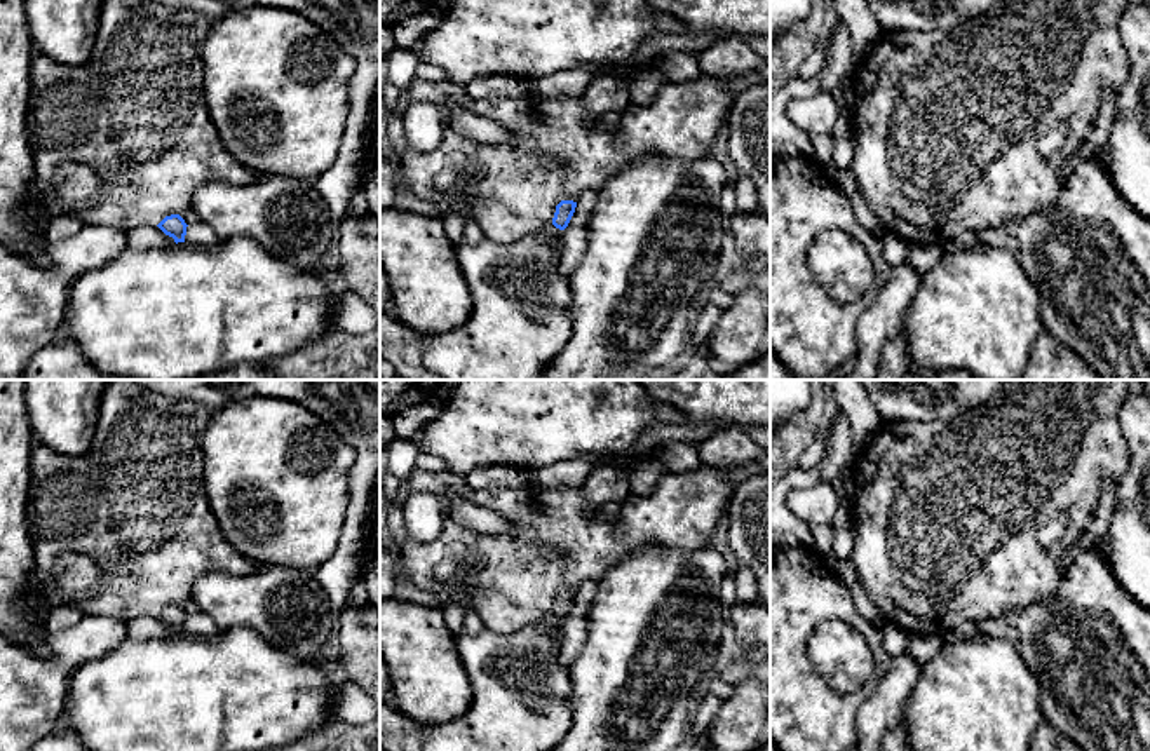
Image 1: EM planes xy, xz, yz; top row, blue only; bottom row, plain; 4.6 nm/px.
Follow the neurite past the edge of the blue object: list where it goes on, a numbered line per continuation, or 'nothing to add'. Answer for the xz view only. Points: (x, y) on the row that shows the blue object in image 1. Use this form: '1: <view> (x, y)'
1: xz (521, 317)

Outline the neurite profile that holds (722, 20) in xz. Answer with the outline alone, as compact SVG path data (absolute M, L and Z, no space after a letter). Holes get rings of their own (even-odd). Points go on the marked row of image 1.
M648 0L655 9L685 21L690 33L709 33L714 42L770 35L770 0Z

